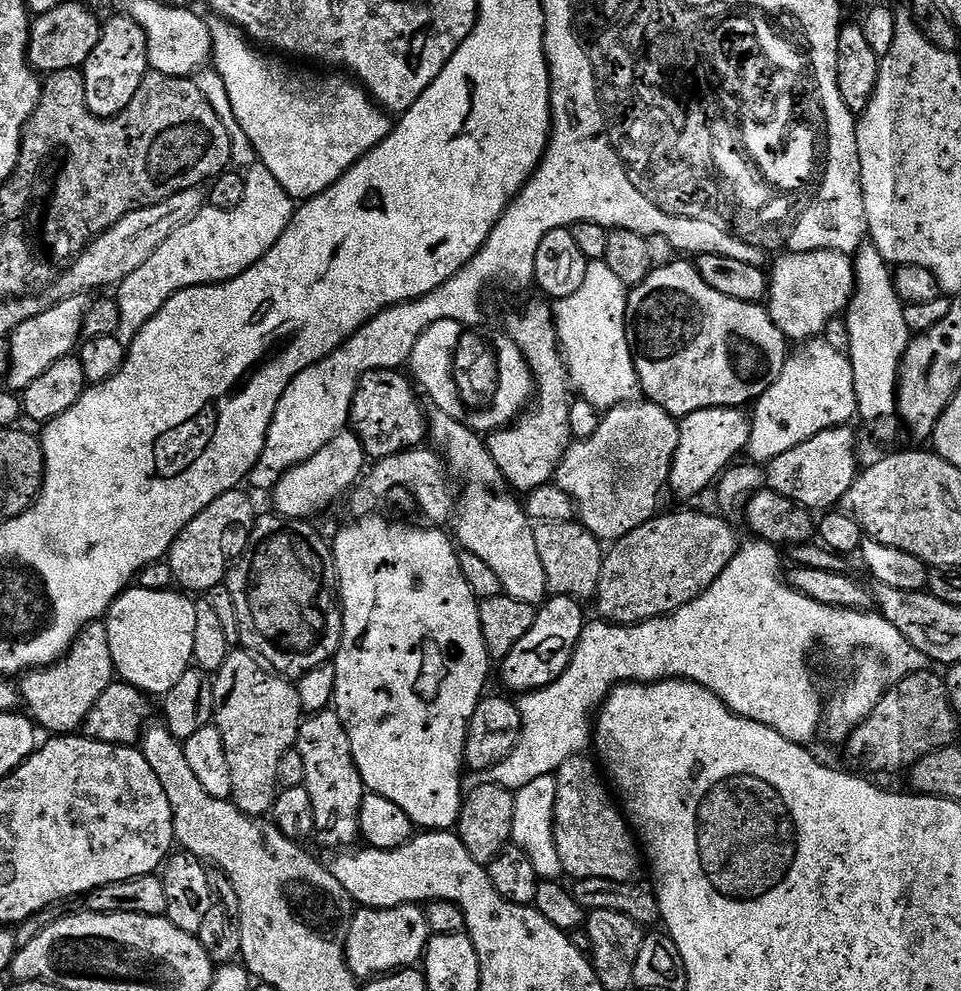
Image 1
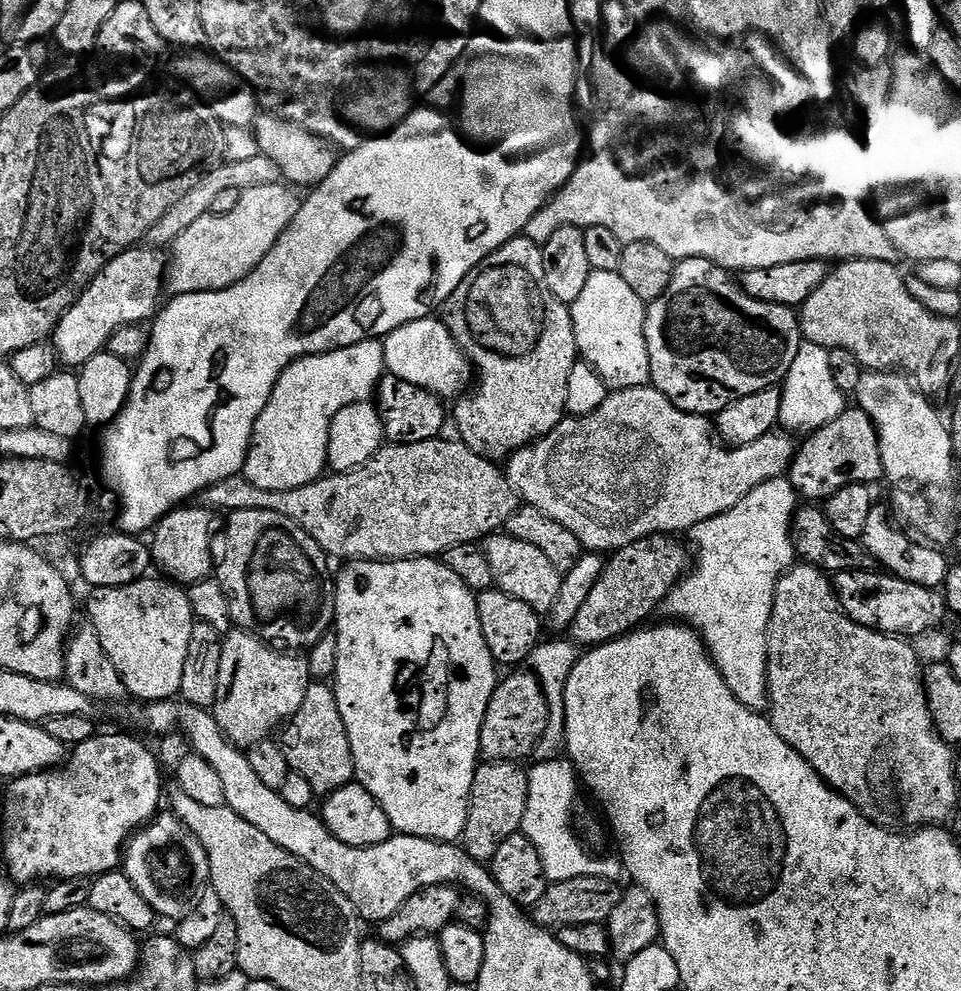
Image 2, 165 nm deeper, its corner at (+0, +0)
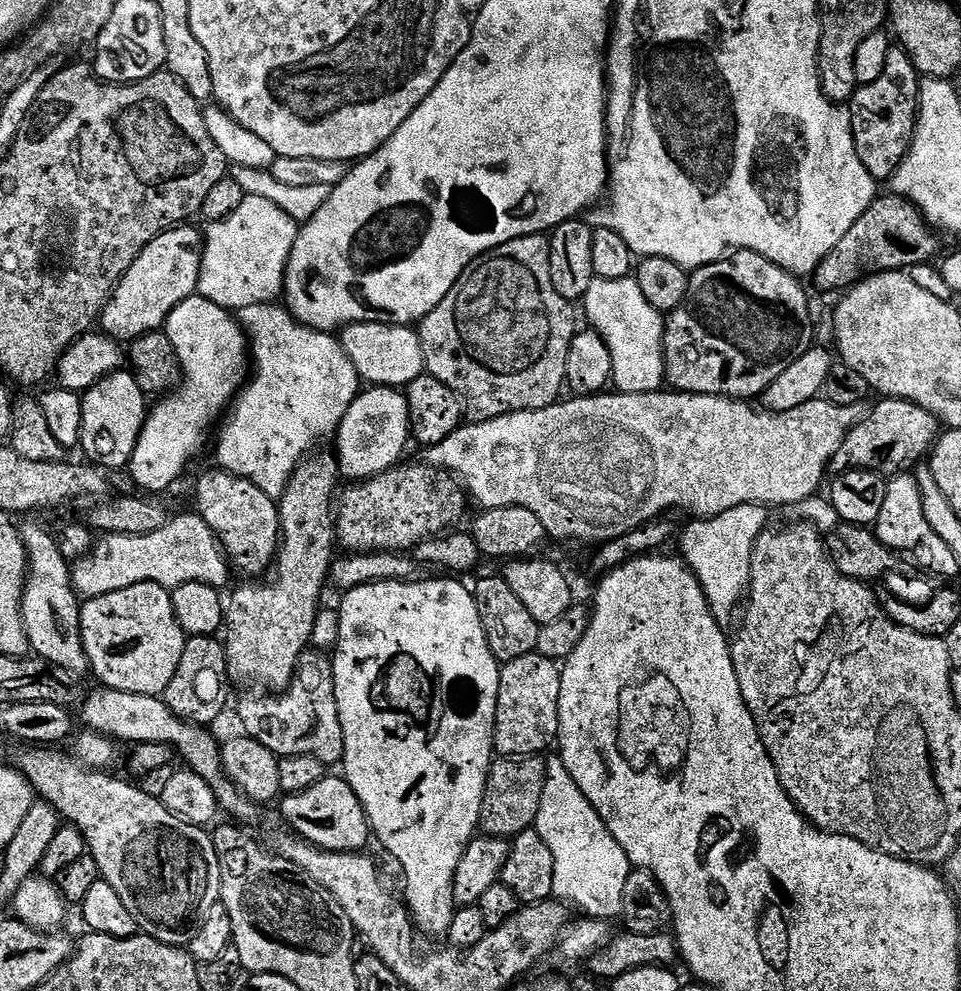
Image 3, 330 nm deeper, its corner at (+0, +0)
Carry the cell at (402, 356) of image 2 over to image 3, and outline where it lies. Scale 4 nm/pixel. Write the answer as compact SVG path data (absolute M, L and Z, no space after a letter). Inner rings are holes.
M352 324L338 336L340 345L346 350L354 370L358 370L361 381L382 388L403 389L414 378L425 375L424 355L419 331L403 324Z

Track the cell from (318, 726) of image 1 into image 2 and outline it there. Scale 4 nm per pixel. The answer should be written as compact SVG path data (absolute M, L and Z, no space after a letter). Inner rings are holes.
M313 682L308 685L302 706L298 706L292 719L283 725L278 743L282 754L286 754L289 769L302 774L317 797L326 798L334 790L353 783L356 767L354 754L350 750L350 738L346 734L346 722L342 722L336 693L327 683Z

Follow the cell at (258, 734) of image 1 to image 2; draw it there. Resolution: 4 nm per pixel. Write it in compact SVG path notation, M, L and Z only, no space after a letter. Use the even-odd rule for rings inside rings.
M233 630L223 637L223 641L222 666L218 669L218 694L214 715L224 737L237 748L247 750L250 746L269 739L281 725L292 719L298 706L302 706L302 698L306 698L306 690L308 685L313 683L313 678L308 669L308 661L303 655L277 650L271 643L250 632Z

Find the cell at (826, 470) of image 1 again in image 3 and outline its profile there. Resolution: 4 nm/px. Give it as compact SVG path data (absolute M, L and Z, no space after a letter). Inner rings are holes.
M880 398L877 401L876 409L873 412L871 409L860 423L855 424L842 446L838 446L830 465L833 473L848 472L853 468L891 478L899 472L912 472L923 461L920 459L931 453L942 432L942 425L934 414L909 400Z

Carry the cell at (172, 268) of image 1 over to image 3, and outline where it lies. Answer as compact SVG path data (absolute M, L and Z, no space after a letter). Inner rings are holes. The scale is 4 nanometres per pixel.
M245 195L242 206L225 220L214 220L203 233L204 253L197 293L229 310L275 301L284 291L284 275L294 250L297 221L262 197Z

